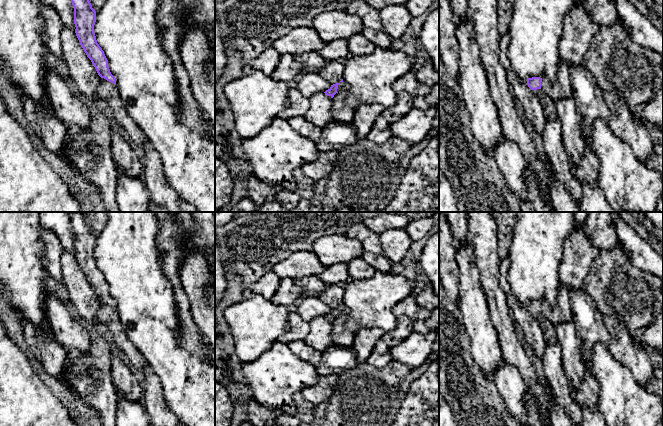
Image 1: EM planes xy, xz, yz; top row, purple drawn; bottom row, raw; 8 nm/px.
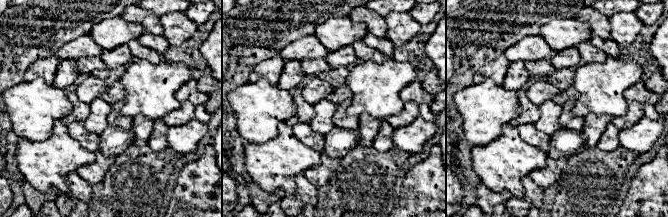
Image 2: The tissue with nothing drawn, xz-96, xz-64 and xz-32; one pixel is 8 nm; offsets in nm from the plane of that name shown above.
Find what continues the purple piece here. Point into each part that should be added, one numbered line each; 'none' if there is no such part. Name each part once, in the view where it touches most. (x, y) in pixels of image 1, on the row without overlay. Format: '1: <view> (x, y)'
1: xz (343, 310)

